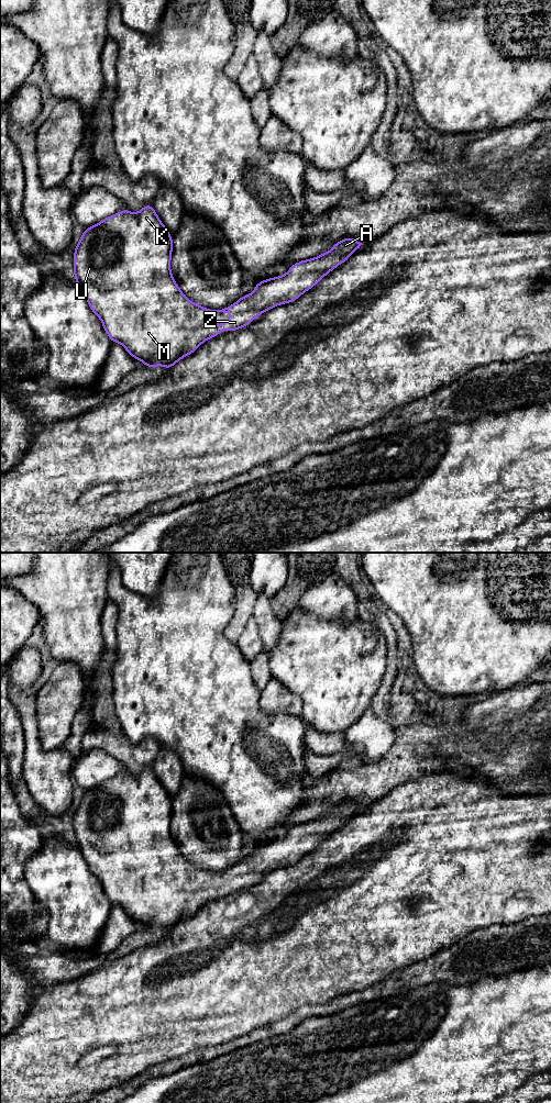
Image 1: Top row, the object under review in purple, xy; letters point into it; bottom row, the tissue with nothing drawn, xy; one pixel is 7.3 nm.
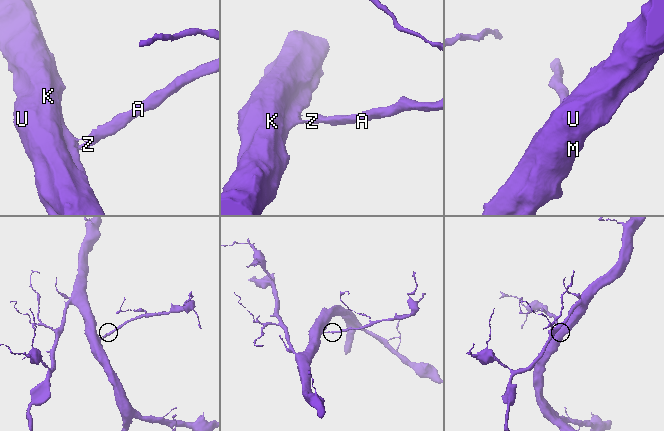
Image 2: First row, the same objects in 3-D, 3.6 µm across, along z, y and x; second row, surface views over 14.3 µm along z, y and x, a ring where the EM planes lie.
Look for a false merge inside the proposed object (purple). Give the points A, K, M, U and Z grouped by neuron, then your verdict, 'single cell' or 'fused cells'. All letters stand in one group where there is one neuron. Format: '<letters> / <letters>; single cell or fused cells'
A K M U Z; single cell

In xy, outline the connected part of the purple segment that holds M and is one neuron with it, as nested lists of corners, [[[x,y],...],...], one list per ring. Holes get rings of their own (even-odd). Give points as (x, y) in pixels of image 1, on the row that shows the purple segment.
[[[147,204],[137,213],[124,209],[85,229],[74,250],[73,271],[75,281],[91,311],[101,320],[111,342],[120,343],[133,358],[143,361],[145,368],[164,366],[168,370],[221,331],[235,332],[251,324],[260,314],[294,302],[349,259],[361,245],[355,238],[345,237],[333,244],[330,252],[295,263],[283,276],[257,282],[252,293],[241,297],[235,303],[222,310],[210,310],[187,299],[176,283],[170,270],[173,236],[153,205]],[[217,312],[231,313],[232,316],[216,325],[212,316]]]

